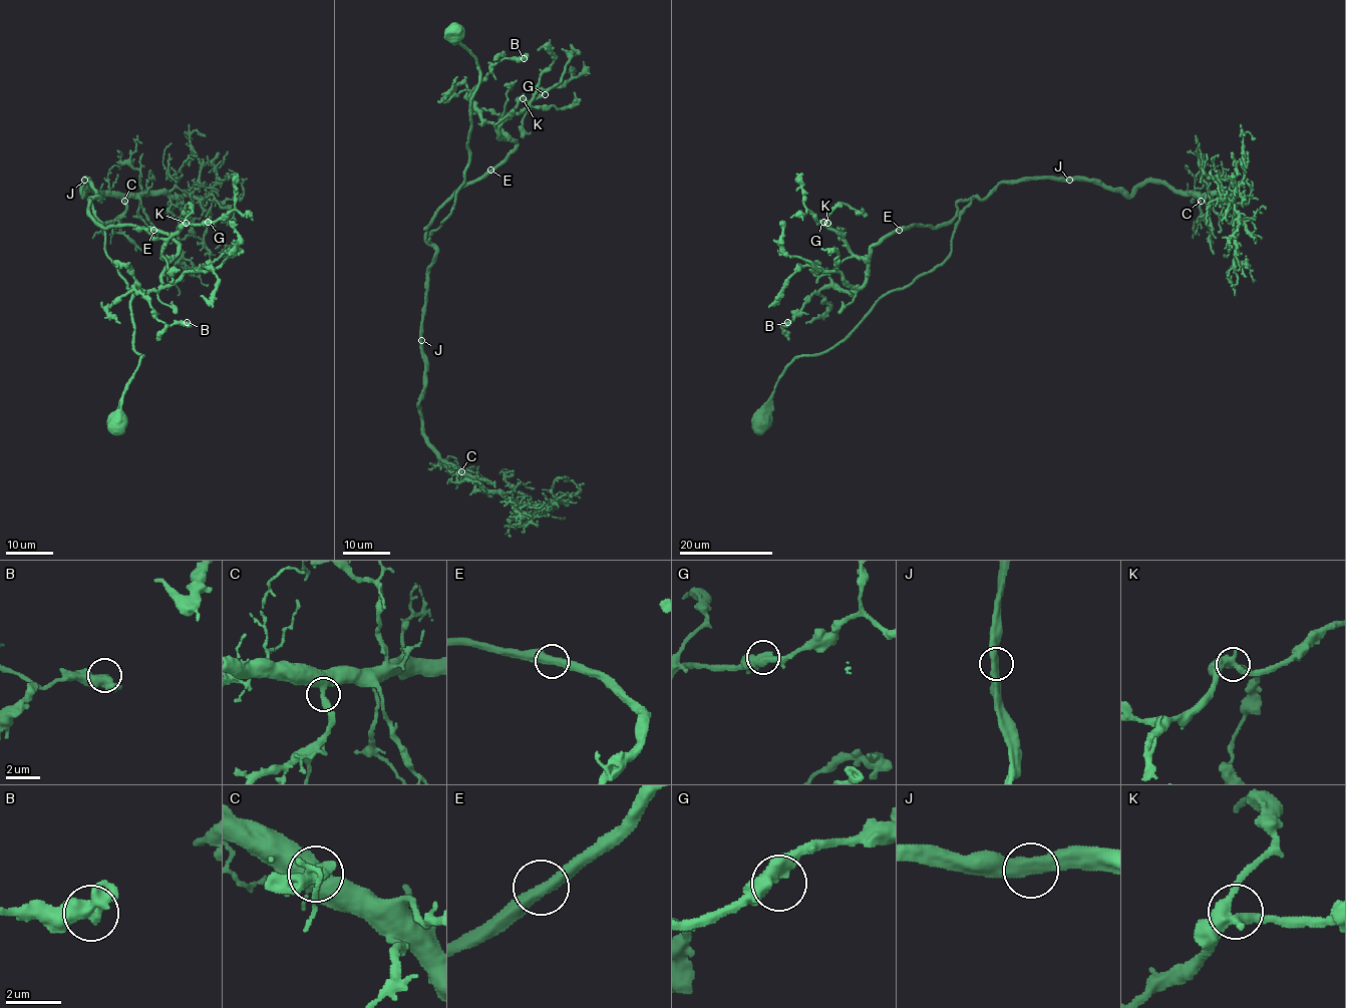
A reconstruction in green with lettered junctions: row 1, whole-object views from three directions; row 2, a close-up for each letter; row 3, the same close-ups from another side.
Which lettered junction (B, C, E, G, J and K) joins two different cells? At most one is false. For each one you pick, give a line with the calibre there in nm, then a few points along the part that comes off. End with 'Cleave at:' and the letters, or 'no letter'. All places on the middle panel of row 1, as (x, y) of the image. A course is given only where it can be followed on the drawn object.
Cleave at: no letter

